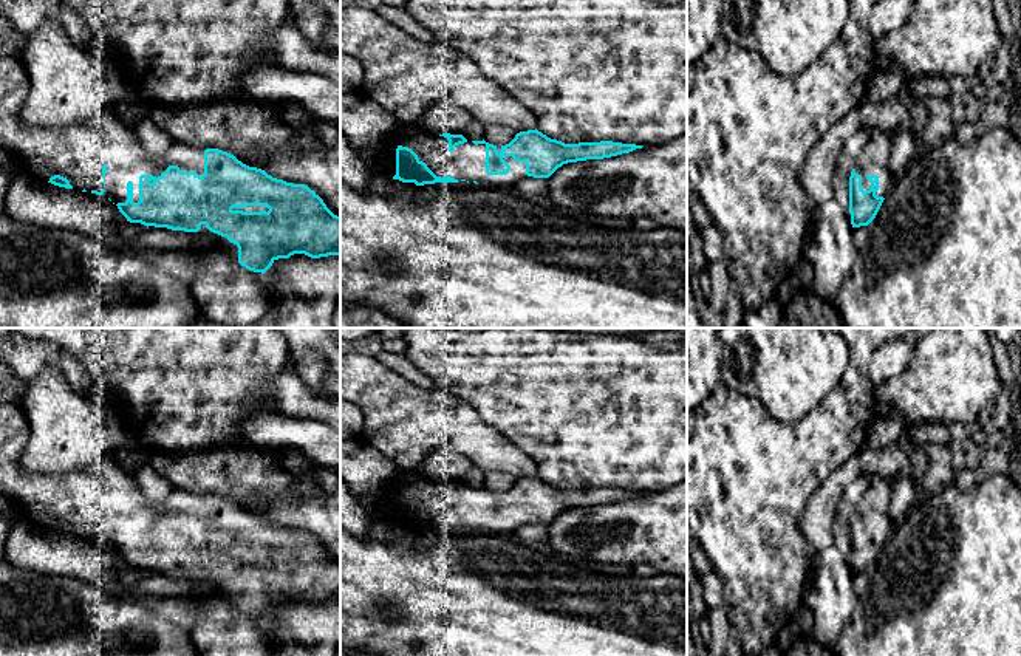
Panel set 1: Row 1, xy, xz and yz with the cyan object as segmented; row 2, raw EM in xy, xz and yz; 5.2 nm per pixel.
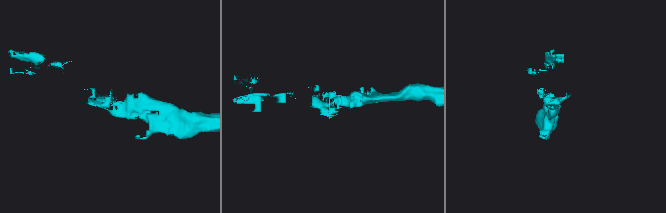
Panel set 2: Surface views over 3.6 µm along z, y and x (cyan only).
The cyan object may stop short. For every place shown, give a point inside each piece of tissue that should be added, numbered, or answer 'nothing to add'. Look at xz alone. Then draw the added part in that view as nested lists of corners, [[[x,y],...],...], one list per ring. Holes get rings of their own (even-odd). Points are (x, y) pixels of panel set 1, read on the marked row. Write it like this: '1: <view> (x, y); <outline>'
1: xz (467, 161); [[[402,124],[388,141],[390,153],[381,172],[391,178],[396,175],[396,149],[399,145],[411,149],[419,161],[425,162],[441,178],[452,176],[458,181],[466,179],[493,187],[510,187],[528,176],[526,164],[517,162],[512,156],[503,156],[510,166],[506,175],[487,175],[486,144],[475,145],[472,141],[467,141],[456,145],[450,153],[447,138],[427,133],[415,124]]]

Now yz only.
1: yz (874, 158); [[[874,130],[869,141],[855,156],[855,164],[854,164],[854,172],[862,176],[862,189],[865,192],[871,189],[871,183],[866,176],[868,175],[879,176],[880,187],[876,192],[876,195],[883,198],[888,195],[893,184],[890,170],[891,141],[893,135]]]

